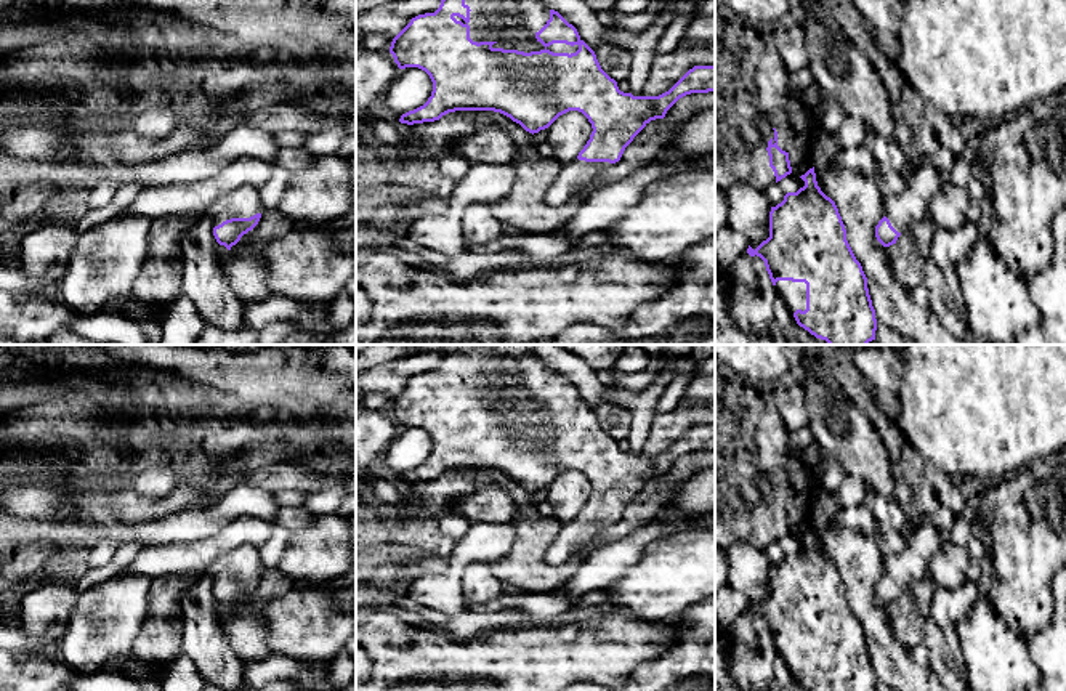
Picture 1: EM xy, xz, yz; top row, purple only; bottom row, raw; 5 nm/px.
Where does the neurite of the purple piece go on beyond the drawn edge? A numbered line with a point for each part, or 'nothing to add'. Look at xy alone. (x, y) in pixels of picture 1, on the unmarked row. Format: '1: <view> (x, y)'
1: xy (244, 561)

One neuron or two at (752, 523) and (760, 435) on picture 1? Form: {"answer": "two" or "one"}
{"answer": "one"}

